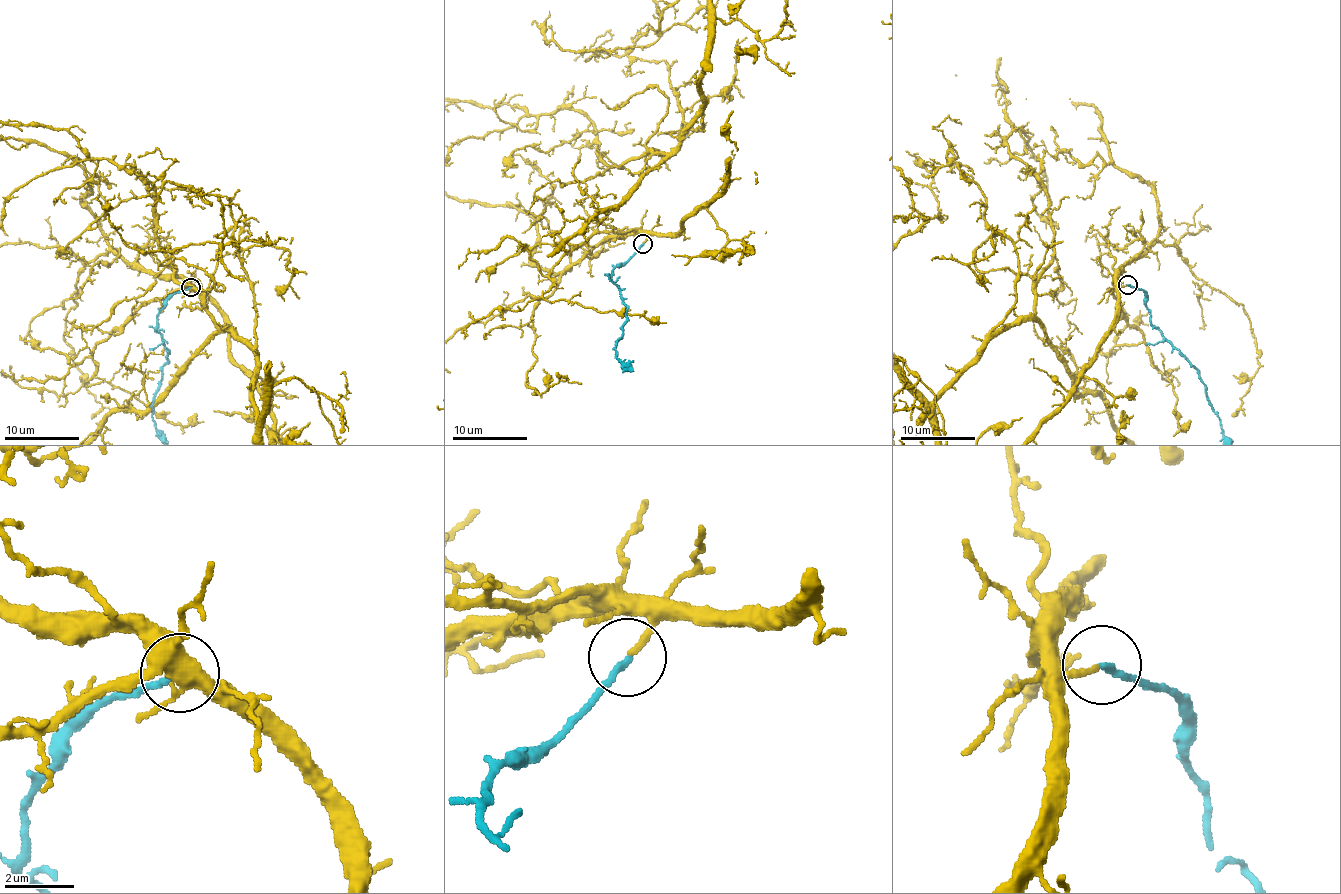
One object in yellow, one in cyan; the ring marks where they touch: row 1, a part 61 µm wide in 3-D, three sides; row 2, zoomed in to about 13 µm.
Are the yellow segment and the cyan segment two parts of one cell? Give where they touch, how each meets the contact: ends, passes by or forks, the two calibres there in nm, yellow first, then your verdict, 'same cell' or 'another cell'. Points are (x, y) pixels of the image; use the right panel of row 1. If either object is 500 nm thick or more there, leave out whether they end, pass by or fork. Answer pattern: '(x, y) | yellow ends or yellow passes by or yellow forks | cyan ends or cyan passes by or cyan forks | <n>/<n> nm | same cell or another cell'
(1127, 284) | yellow ends | cyan ends | 180/200 nm | same cell

